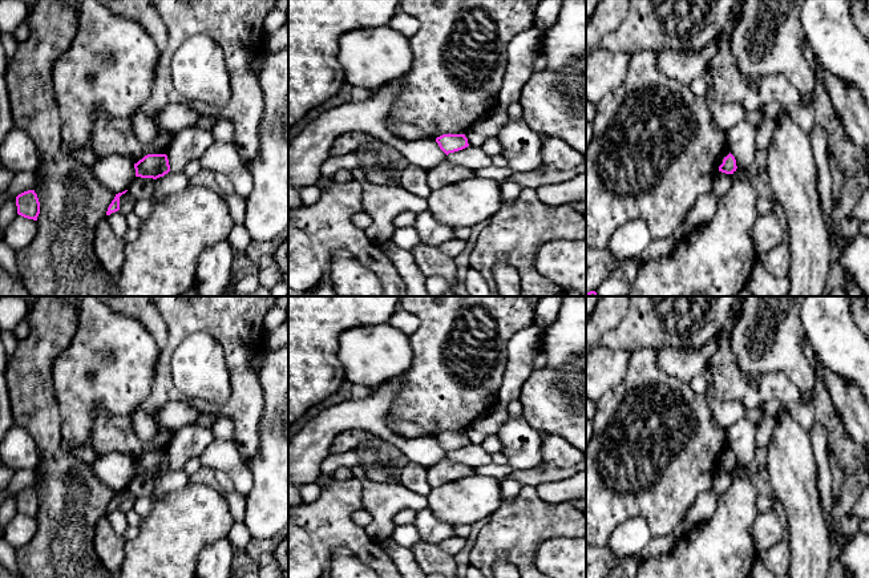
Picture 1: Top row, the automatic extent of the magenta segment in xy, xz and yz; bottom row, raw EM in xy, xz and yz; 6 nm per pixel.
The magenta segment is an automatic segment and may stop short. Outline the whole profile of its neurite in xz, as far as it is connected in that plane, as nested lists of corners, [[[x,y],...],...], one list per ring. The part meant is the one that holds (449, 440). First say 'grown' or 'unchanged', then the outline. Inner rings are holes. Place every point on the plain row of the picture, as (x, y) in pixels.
unchanged; [[[442,432],[436,436],[436,440],[446,453],[469,444],[465,432]]]

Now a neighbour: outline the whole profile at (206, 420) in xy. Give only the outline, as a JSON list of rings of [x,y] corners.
[[[205,411],[194,423],[195,427],[211,428],[217,420],[218,413],[215,411]]]

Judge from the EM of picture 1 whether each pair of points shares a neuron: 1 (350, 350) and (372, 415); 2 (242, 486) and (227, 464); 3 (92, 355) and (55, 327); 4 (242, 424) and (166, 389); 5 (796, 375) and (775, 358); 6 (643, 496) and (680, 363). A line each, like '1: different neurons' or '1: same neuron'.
1: different neurons
2: same neuron
3: different neurons
4: same neuron
5: same neuron
6: different neurons

